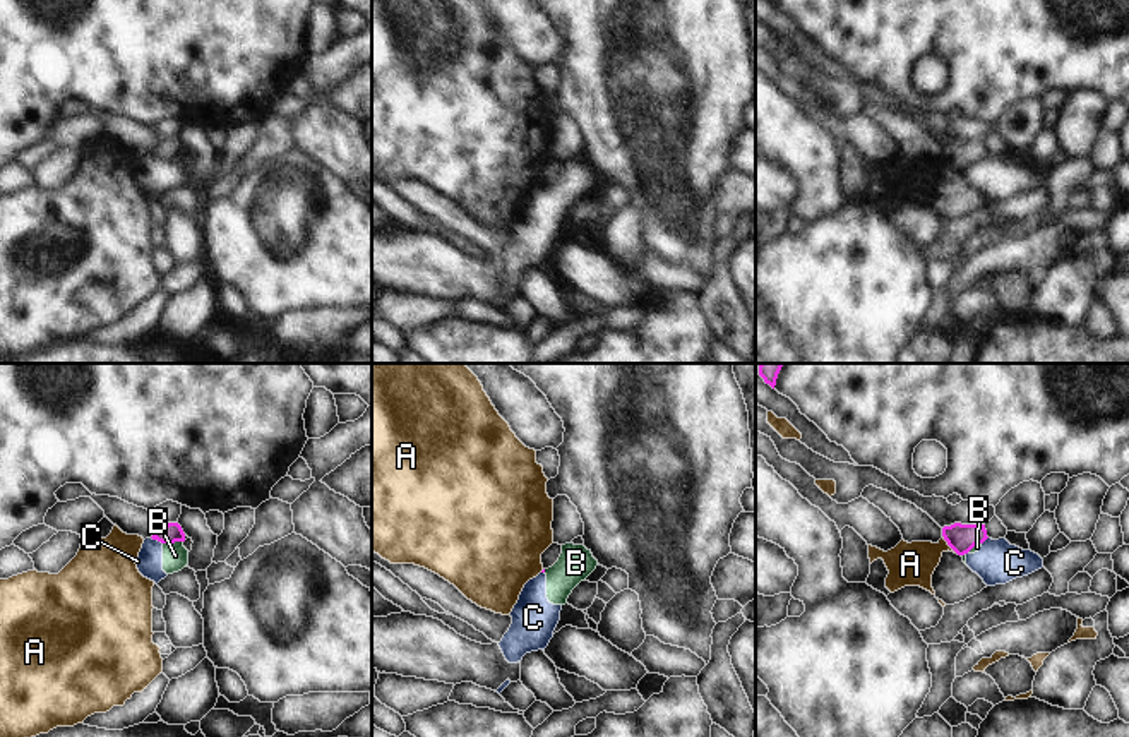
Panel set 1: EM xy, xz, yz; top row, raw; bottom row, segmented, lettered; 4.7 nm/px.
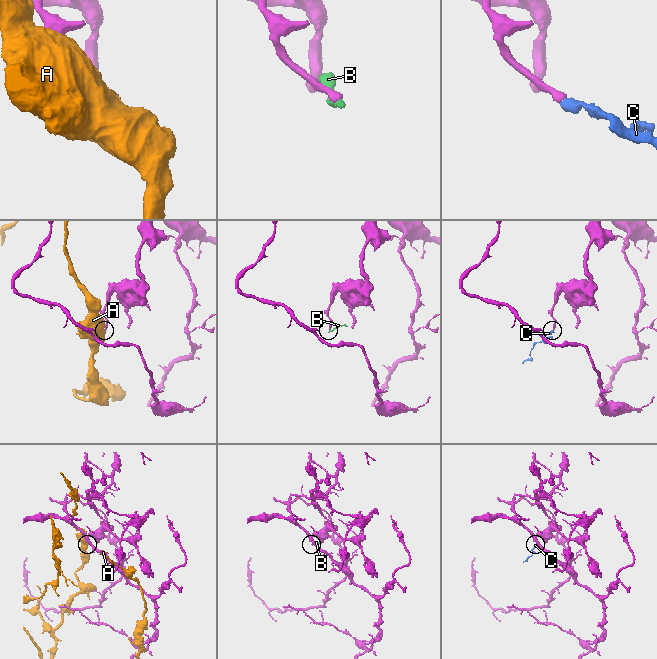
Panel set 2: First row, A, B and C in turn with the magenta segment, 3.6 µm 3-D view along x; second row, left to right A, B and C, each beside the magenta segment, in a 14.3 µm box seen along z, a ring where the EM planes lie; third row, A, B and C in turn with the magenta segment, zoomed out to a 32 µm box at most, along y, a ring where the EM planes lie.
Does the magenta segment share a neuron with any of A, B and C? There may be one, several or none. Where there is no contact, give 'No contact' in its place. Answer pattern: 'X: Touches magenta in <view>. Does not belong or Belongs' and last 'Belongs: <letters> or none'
A: Touches magenta in yz. Does not belong
B: Touches magenta in xy. Does not belong
C: Touches magenta in xy. Does not belong
Belongs: none.

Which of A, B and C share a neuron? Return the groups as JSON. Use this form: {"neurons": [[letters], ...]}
{"neurons": [["A"], ["B", "C"]]}

